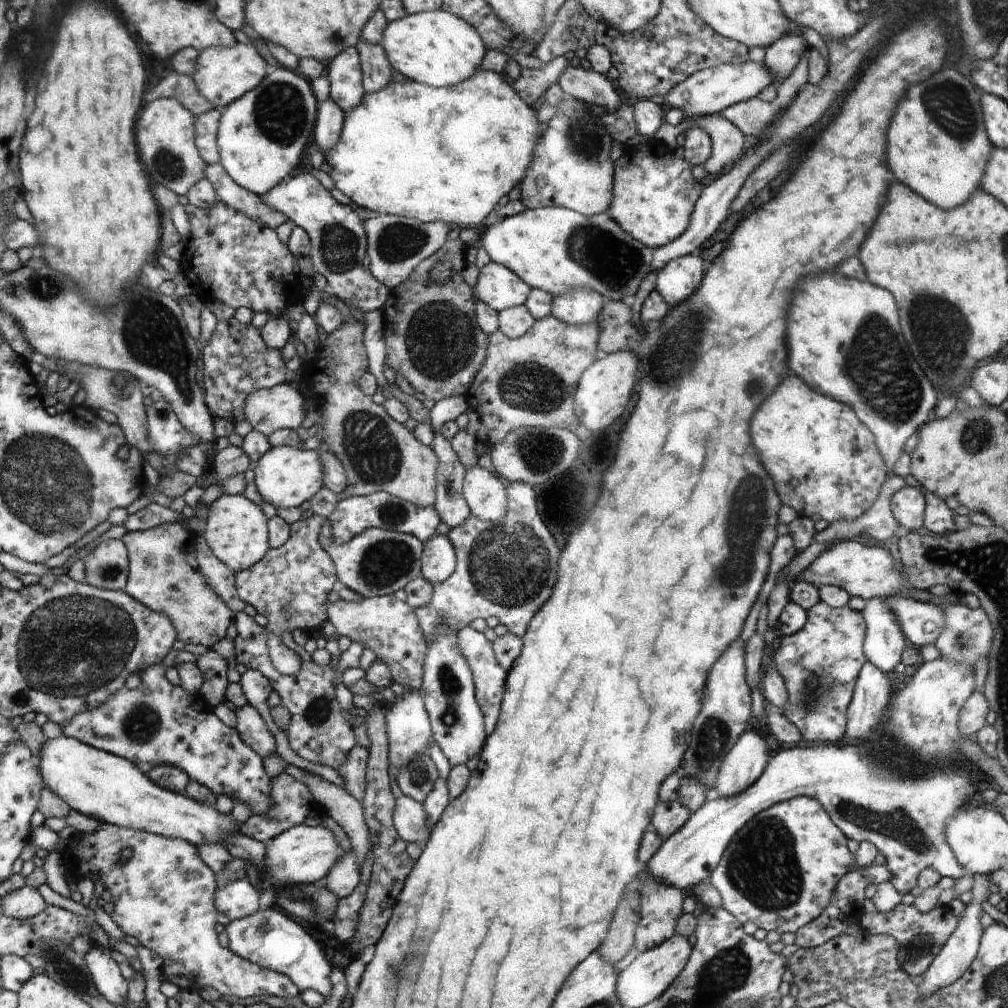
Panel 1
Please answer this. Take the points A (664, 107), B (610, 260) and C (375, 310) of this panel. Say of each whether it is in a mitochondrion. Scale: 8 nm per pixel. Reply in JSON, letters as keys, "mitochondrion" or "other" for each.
{"A":"other","B":"mitochondrion","C":"other"}

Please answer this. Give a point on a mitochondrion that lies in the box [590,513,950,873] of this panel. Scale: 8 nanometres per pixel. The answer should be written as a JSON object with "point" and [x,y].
{"point":[895,825]}

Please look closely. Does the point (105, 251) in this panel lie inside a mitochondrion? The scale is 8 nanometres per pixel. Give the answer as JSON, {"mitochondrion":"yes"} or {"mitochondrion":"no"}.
{"mitochondrion":"no"}

